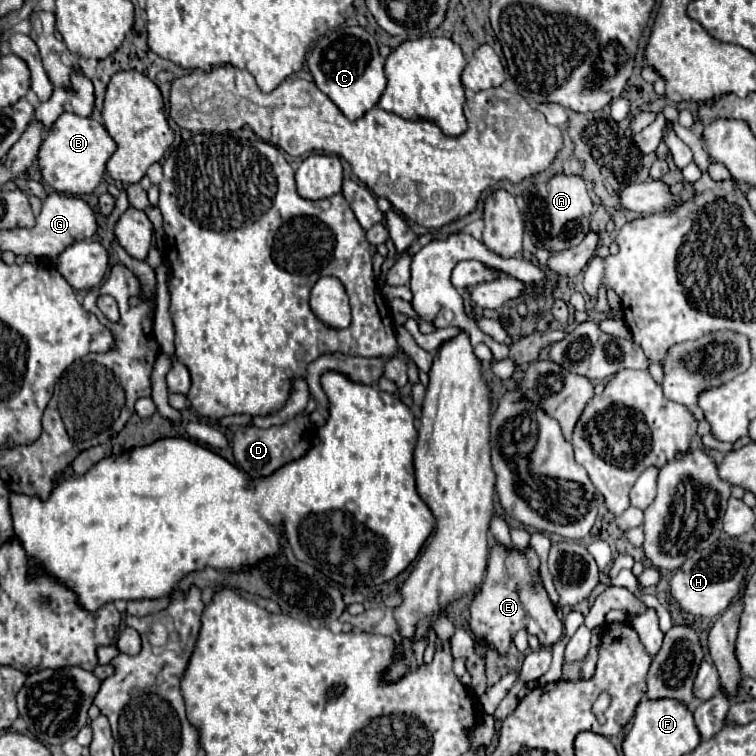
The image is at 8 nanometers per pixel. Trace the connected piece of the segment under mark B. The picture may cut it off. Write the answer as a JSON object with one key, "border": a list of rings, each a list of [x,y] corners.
{"border":[[[64,112],[54,122],[48,136],[44,138],[38,154],[38,162],[42,166],[44,180],[56,192],[80,196],[80,194],[90,194],[100,184],[106,172],[106,162],[114,154],[114,150],[116,150],[116,142],[110,138],[104,124],[92,118],[82,118],[82,116]]]}

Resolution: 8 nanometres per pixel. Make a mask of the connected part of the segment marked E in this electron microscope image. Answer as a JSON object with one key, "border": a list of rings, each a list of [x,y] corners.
{"border":[[[500,546],[492,548],[488,560],[488,572],[482,584],[480,594],[474,598],[470,606],[470,630],[478,634],[478,638],[492,644],[500,654],[506,654],[510,646],[510,638],[520,630],[526,628],[530,634],[538,636],[544,648],[552,648],[564,636],[564,624],[558,618],[538,572],[538,556],[532,548],[526,552],[504,550]]]}

